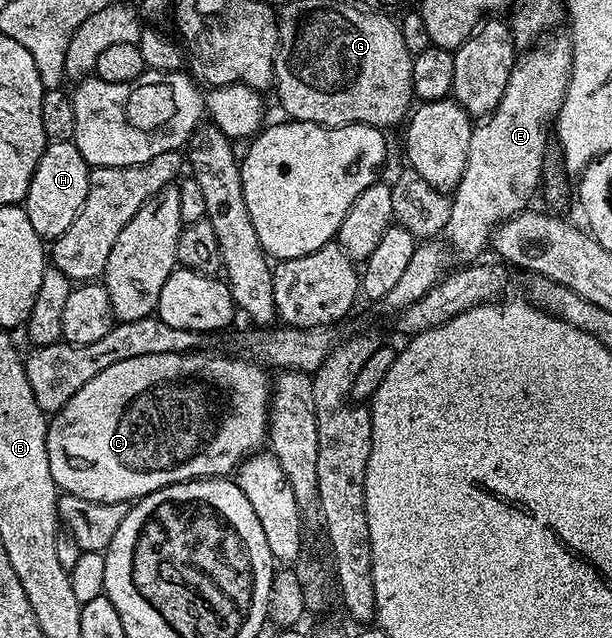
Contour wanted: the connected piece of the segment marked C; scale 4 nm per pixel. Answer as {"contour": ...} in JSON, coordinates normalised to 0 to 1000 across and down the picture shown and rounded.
{"contour":[[[322,550],[322,552],[309,552],[309,553],[275,553],[275,555],[248,555],[248,556],[230,556],[230,558],[229,558],[229,560],[227,560],[227,561],[216,561],[216,563],[206,563],[206,564],[203,564],[203,567],[196,567],[196,569],[186,569],[186,571],[183,571],[183,572],[181,572],[181,574],[180,574],[180,575],[175,575],[175,577],[172,577],[172,578],[170,578],[170,582],[165,582],[165,583],[163,583],[163,585],[162,585],[162,586],[160,586],[160,588],[157,588],[157,591],[155,591],[155,592],[154,592],[154,594],[147,594],[147,596],[145,596],[145,597],[144,597],[144,600],[141,600],[141,602],[139,602],[139,603],[136,603],[136,605],[134,605],[134,607],[131,607],[131,610],[129,610],[129,611],[127,611],[127,613],[124,613],[124,616],[123,616],[123,618],[121,618],[121,619],[118,619],[118,622],[116,622],[116,624],[114,624],[114,625],[111,625],[111,629],[109,629],[109,632],[108,632],[108,635],[106,635],[106,636],[103,636],[103,639],[101,639],[101,641],[98,641],[98,643],[96,643],[96,644],[93,644],[93,646],[90,646],[90,647],[88,647],[88,649],[87,649],[87,652],[83,652],[83,654],[82,654],[82,655],[80,655],[80,660],[78,660],[78,665],[77,665],[77,668],[75,668],[75,693],[77,693],[77,694],[78,694],[78,732],[85,732],[85,751],[87,751],[87,752],[88,752],[88,755],[92,755],[92,759],[95,759],[95,763],[96,763],[96,768],[100,768],[100,771],[101,771],[101,773],[116,773],[116,774],[118,774],[118,776],[131,776],[131,782],[144,782],[144,784],[145,784],[145,785],[155,785],[155,787],[157,787],[157,788],[217,788],[217,787],[221,787],[221,785],[224,785],[224,784],[225,784],[225,781],[229,781],[229,779],[234,779],[234,777],[235,777],[235,776],[242,776],[242,774],[243,774],[243,773],[247,773],[247,771],[248,771],[248,770],[261,770],[261,768],[263,768],[263,766],[266,766],[266,765],[268,765],[268,763],[275,763],[275,762],[276,762],[276,760],[292,760],[292,759],[294,759],[294,757],[301,757],[301,755],[302,755],[302,754],[324,754],[324,752],[327,752],[327,751],[328,751],[328,748],[366,748],[366,749],[374,749],[374,748],[376,748],[376,746],[377,746],[377,743],[381,743],[381,741],[382,741],[382,740],[384,740],[384,737],[387,737],[387,734],[389,734],[389,730],[391,730],[391,727],[392,727],[392,726],[394,726],[394,724],[397,724],[397,723],[400,723],[400,721],[402,721],[402,718],[404,718],[404,716],[407,716],[407,715],[410,715],[410,713],[413,713],[413,712],[417,712],[417,710],[420,710],[420,708],[423,708],[423,705],[426,705],[426,704],[428,704],[428,702],[430,702],[430,699],[433,699],[433,697],[435,697],[435,696],[436,696],[436,691],[438,691],[438,649],[440,649],[440,644],[441,644],[441,625],[443,625],[443,621],[444,621],[444,597],[443,597],[443,592],[441,592],[441,591],[440,591],[440,589],[438,589],[438,591],[436,591],[436,592],[435,592],[435,586],[438,586],[438,585],[436,585],[436,580],[435,580],[435,578],[433,578],[433,577],[430,577],[430,574],[428,574],[428,572],[426,572],[426,571],[422,571],[422,569],[417,569],[417,567],[415,567],[415,566],[413,566],[413,564],[408,564],[408,563],[404,563],[404,561],[402,561],[402,560],[400,560],[400,558],[395,558],[395,556],[386,556],[386,558],[392,558],[392,560],[355,560],[355,556],[353,556],[353,555],[350,555],[350,553],[353,553],[353,552],[350,552],[350,550]]]}

